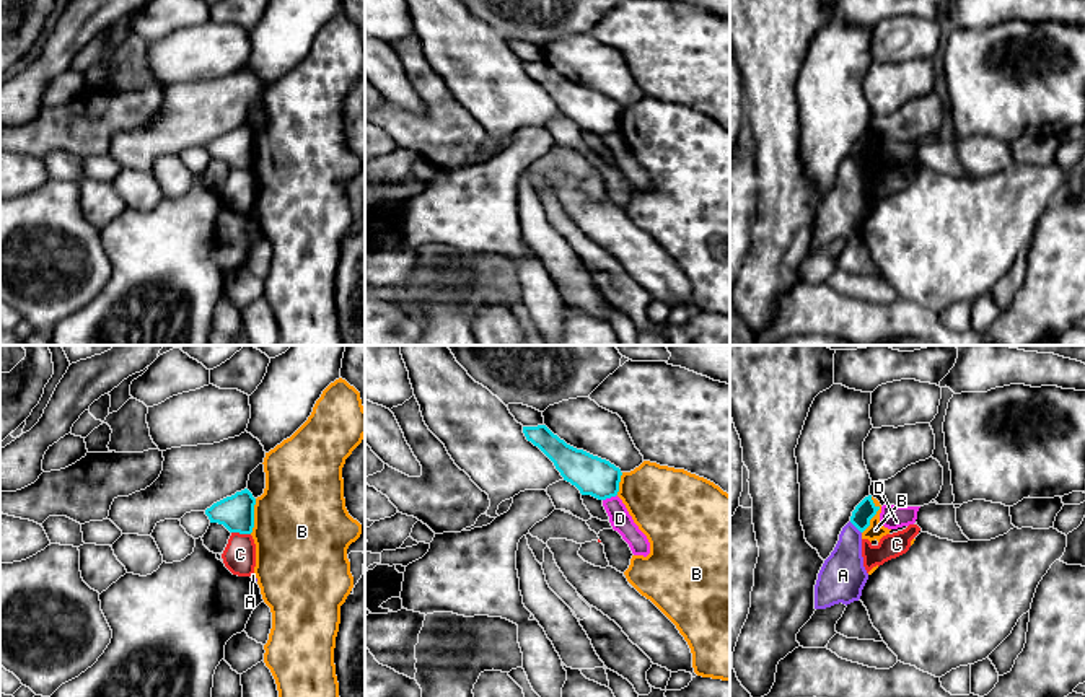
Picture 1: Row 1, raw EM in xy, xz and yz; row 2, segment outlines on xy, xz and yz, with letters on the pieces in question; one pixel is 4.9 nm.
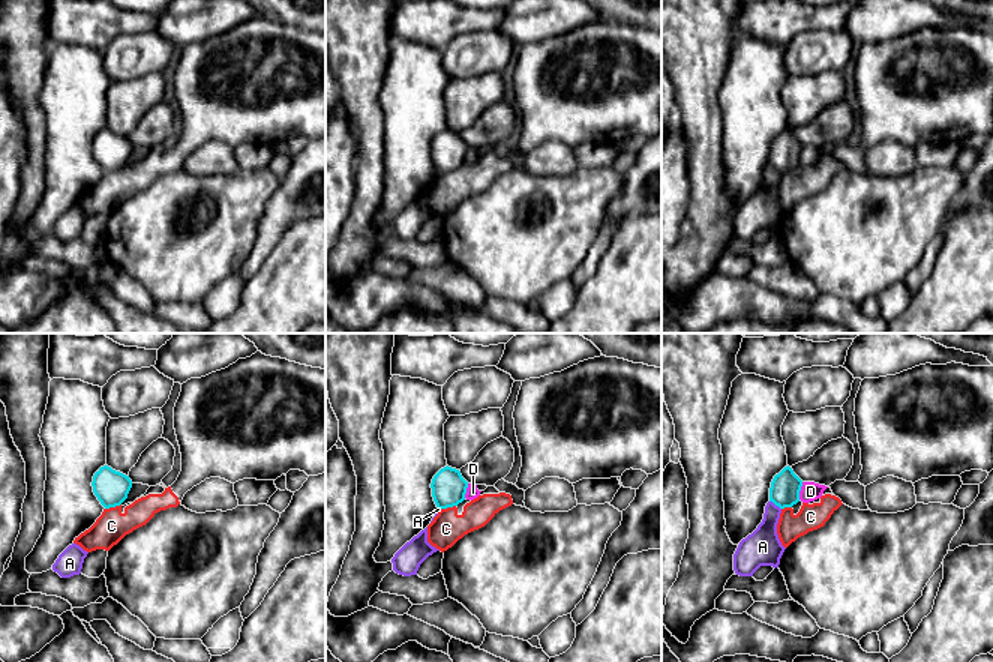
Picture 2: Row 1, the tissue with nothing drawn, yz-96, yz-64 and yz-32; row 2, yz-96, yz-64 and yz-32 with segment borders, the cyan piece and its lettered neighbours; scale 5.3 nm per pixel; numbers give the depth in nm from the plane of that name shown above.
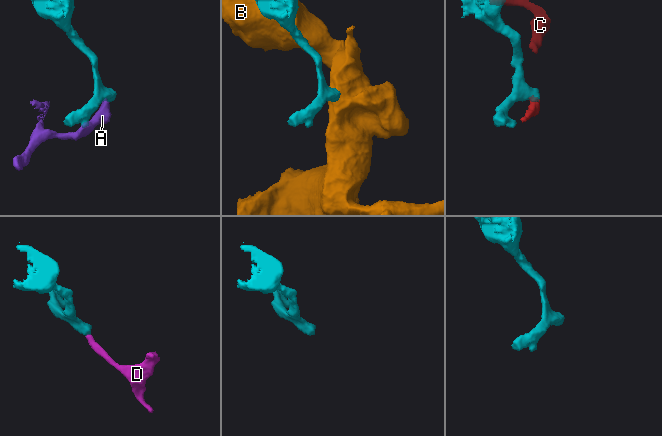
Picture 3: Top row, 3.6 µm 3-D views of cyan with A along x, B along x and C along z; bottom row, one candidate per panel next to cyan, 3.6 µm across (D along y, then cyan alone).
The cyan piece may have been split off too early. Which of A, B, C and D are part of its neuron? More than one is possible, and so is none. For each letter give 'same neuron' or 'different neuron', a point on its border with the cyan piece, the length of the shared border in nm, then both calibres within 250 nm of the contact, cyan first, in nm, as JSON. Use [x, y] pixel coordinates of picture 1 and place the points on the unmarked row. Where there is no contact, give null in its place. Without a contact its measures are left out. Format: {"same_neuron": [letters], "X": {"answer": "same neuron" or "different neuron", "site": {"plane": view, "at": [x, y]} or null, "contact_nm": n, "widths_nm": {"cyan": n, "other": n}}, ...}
{"same_neuron": [], "A": {"answer": "different neuron", "site": {"plane": "yz", "at": [856, 162]}, "contact_nm": 90, "widths_nm": {"cyan": 100, "other": 220}}, "B": {"answer": "different neuron", "site": {"plane": "yz", "at": [875, 149]}, "contact_nm": 190, "widths_nm": {"cyan": 100, "other": 80}}, "C": {"answer": "different neuron", "site": {"plane": "xy", "at": [241, 168]}, "contact_nm": 100, "widths_nm": {"cyan": 180, "other": 160}}, "D": {"answer": "different neuron", "site": {"plane": "xz", "at": [610, 132]}, "contact_nm": 80, "widths_nm": {"cyan": 190, "other": 110}}}

